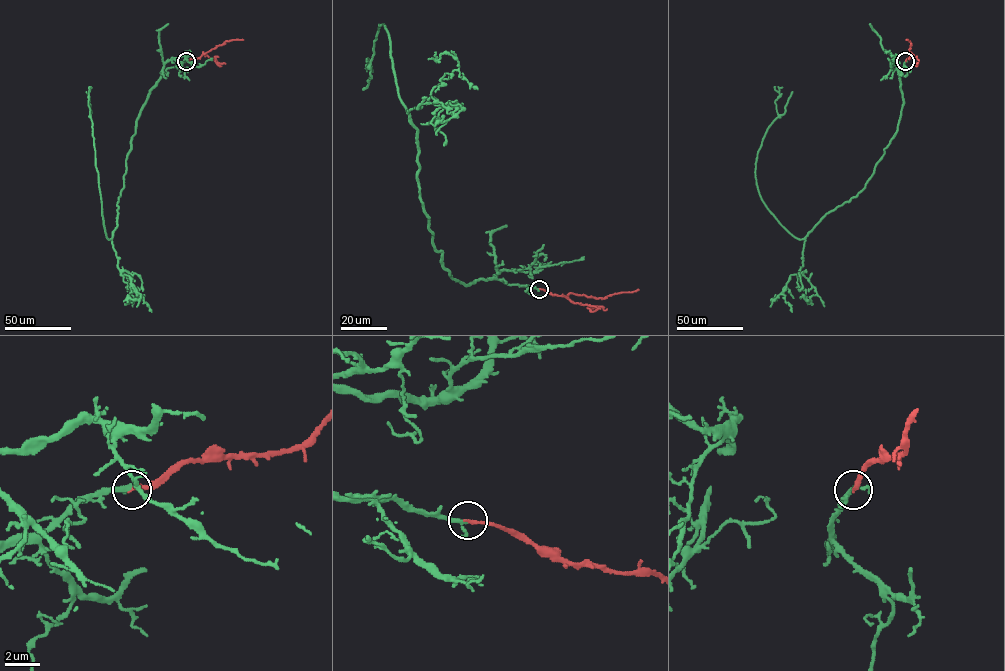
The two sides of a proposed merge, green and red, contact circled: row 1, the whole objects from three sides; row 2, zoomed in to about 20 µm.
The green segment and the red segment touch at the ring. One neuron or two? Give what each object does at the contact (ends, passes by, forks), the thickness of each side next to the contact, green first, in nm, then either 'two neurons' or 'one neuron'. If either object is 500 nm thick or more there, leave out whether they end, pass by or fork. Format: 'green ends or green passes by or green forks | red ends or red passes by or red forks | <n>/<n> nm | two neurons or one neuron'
green passes by | red ends | 200/200 nm | one neuron

